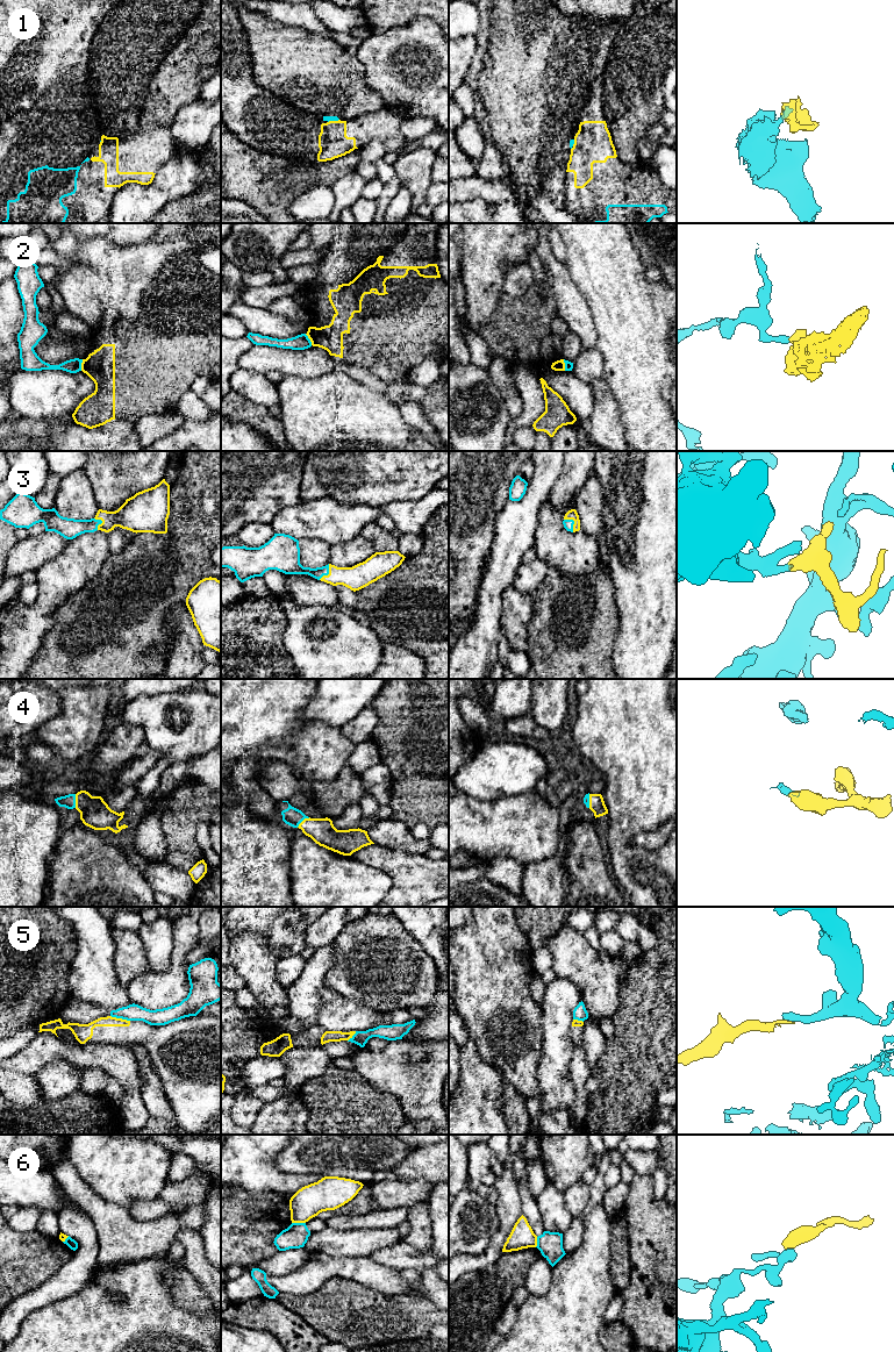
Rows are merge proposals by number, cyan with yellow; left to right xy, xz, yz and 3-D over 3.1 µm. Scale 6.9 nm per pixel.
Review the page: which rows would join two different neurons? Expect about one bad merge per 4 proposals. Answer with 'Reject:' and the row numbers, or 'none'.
Reject: 2, 5, 6

